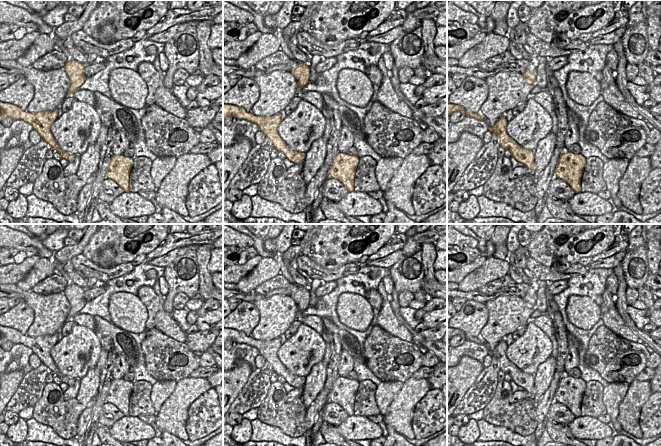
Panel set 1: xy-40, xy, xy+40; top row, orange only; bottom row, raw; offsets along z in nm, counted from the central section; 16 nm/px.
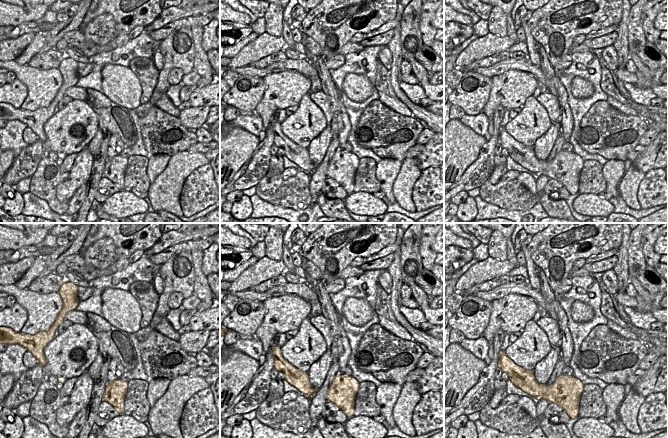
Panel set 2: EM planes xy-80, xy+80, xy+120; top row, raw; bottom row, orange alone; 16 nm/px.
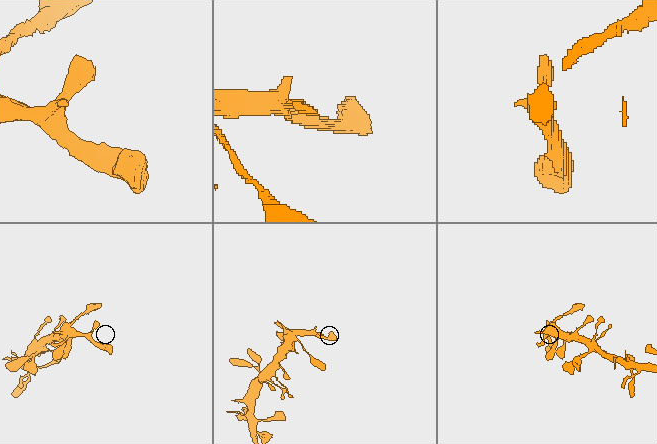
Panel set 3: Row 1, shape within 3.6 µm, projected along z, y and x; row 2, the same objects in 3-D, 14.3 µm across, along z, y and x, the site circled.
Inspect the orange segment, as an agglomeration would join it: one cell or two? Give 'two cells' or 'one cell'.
one cell

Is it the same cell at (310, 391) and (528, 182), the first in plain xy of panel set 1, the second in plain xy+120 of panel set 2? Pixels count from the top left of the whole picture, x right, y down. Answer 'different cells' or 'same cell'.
different cells

